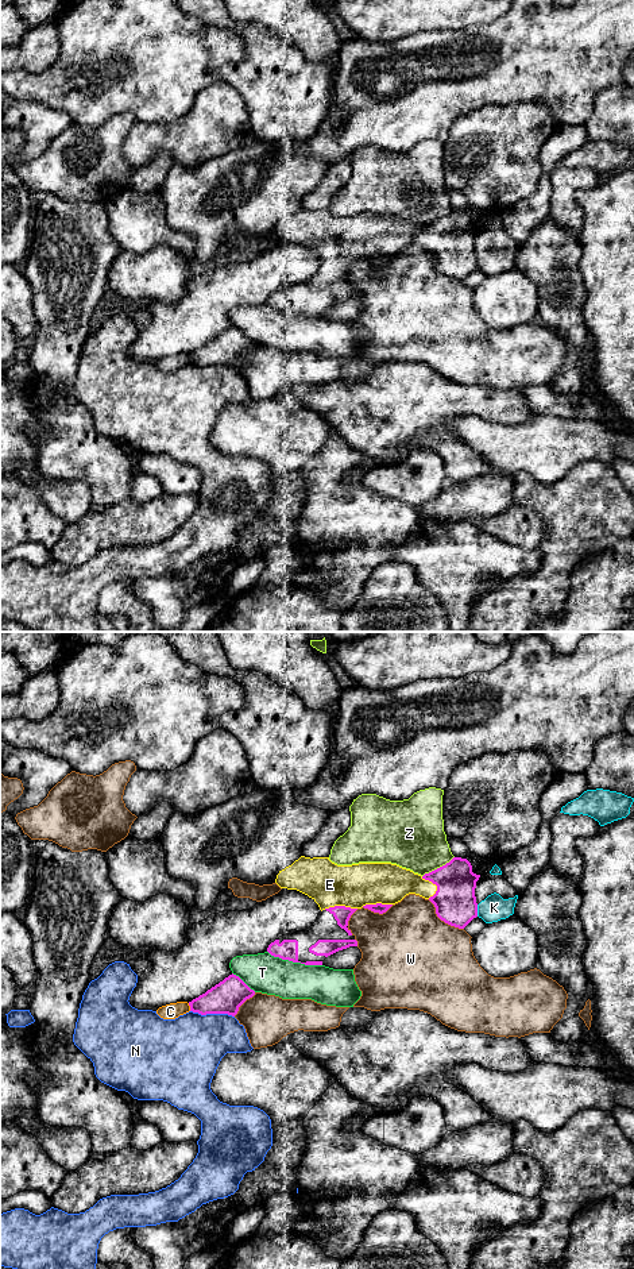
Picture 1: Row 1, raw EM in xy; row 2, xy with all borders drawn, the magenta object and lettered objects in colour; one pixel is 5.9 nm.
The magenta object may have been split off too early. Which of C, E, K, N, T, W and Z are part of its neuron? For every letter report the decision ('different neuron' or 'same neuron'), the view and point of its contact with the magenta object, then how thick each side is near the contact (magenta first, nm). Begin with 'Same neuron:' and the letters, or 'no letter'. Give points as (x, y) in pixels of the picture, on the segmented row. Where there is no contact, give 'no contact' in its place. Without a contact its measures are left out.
Same neuron: E
C: different neuron; contact xy (190, 1007); calibres 190 and 100 nm
E: same neuron; contact xy (340, 906); calibres 100 and 260 nm
K: different neuron; contact xy (476, 910); calibres 240 and 160 nm
N: different neuron; contact xy (212, 1013); calibres 190 and 400 nm
T: different neuron; contact xy (294, 961); calibres 120 and 240 nm
W: different neuron; contact xy (443, 920); calibres 240 and 480 nm
Z: different neuron; contact xy (437, 868); calibres 240 and 380 nm

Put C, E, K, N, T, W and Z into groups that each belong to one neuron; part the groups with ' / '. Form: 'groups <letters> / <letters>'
groups C / E / K / N / T / W / Z

